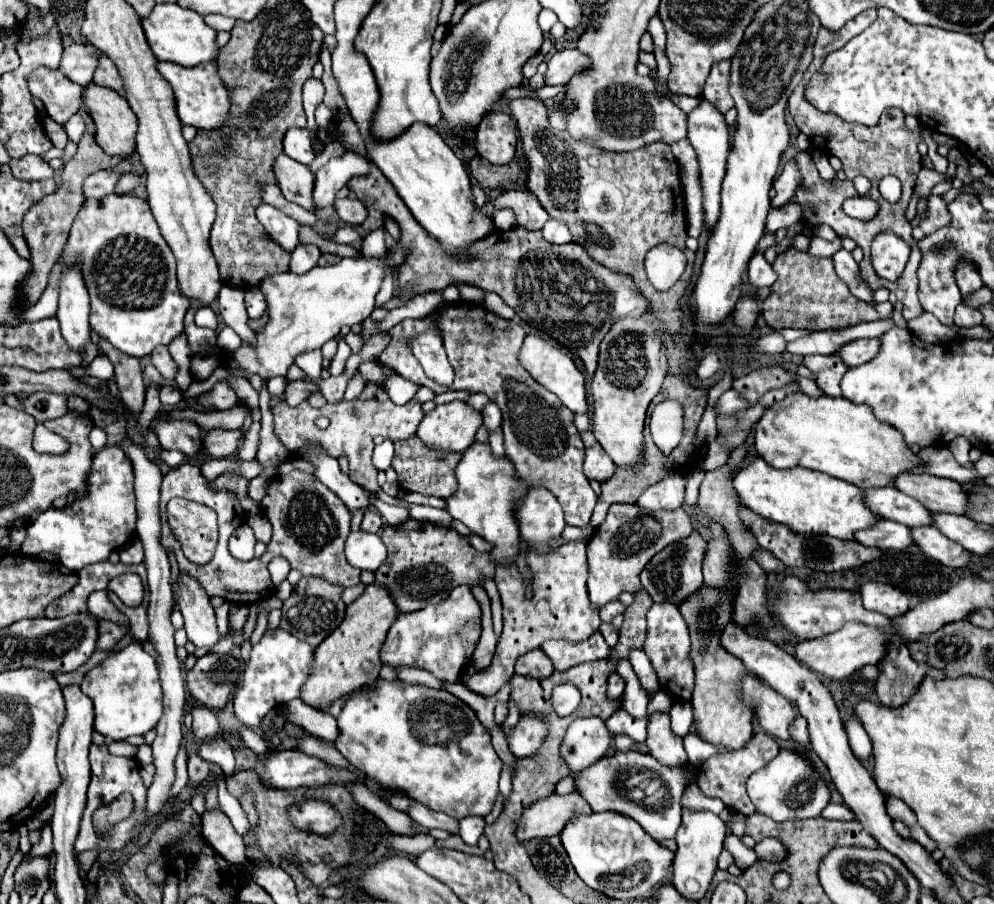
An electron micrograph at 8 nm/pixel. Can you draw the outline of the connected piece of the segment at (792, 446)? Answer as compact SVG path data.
M796 392L796 396L786 396L780 404L774 404L764 412L760 422L756 424L756 434L754 434L754 446L756 452L774 468L806 468L806 470L816 470L824 472L828 476L840 478L844 482L856 484L858 488L884 488L892 486L894 480L904 474L904 472L914 472L918 466L924 462L904 444L904 438L900 432L886 424L880 422L870 406L864 404L852 404L846 398L810 398L802 392Z

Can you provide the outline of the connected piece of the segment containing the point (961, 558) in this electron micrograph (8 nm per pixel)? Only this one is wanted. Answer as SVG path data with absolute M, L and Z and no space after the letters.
M912 528L912 536L920 550L950 568L966 568L970 564L970 552L958 542L946 538L938 528Z

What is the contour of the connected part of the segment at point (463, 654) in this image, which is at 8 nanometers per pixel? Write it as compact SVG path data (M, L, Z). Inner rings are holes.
M458 586L444 602L436 606L400 614L382 646L382 662L392 666L394 670L412 666L434 674L442 682L458 682L464 674L464 668L472 662L472 654L482 630L480 618L482 608L474 598L470 586Z

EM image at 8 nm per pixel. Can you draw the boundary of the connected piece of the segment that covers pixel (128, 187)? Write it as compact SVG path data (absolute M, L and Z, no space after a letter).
M132 172L122 174L120 180L118 180L118 184L116 184L116 192L118 192L118 194L132 192L138 184L140 184L140 176L138 176L138 174L132 174Z

